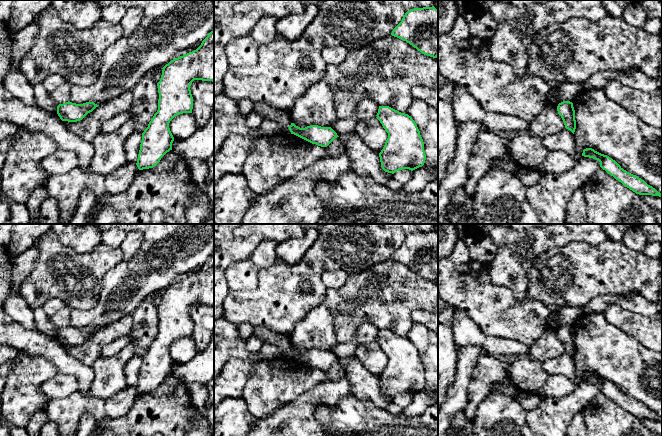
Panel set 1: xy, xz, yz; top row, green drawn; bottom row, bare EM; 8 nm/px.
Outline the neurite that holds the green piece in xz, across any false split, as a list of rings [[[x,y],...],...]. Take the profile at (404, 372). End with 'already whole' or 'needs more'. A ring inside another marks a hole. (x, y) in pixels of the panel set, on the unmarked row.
[[[379,330],[377,341],[388,362],[381,376],[379,377],[381,391],[385,396],[394,398],[402,393],[411,395],[422,391],[426,384],[424,366],[420,355],[411,340],[401,337],[389,330]]]; already whole

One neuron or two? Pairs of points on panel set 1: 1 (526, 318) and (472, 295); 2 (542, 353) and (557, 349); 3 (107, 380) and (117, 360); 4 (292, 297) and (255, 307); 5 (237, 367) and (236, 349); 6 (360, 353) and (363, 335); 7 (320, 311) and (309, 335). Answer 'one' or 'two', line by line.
1: one
2: one
3: one
4: one
5: two
6: two
7: one

